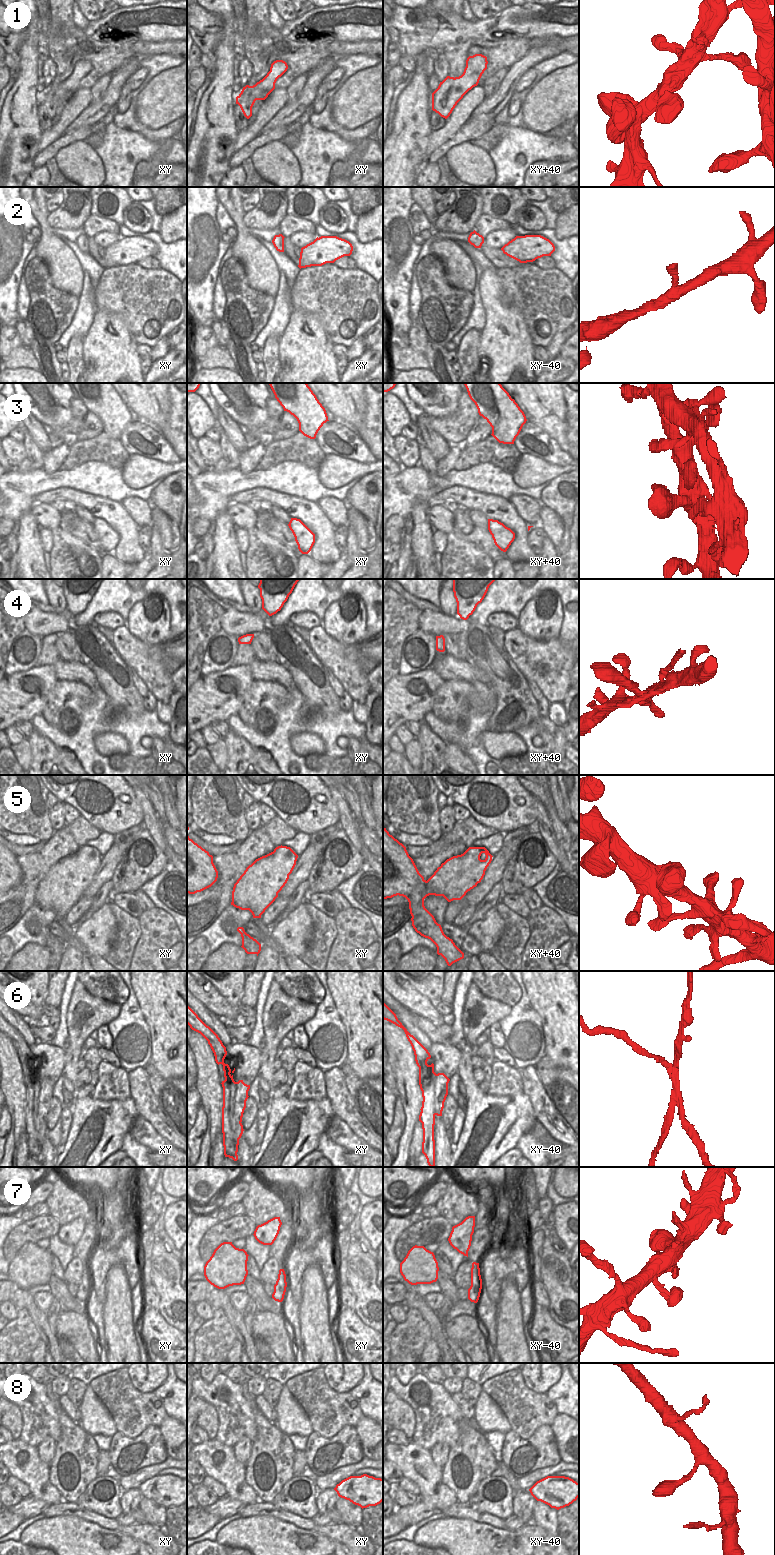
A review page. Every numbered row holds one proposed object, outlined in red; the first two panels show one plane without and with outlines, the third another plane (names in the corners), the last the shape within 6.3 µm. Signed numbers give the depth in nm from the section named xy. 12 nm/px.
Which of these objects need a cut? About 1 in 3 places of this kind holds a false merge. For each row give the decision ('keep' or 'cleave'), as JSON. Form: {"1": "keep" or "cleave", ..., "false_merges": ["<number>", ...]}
{"1": "keep", "2": "keep", "3": "keep", "4": "keep", "5": "keep", "6": "cleave", "7": "keep", "8": "keep", "false_merges": ["6"]}

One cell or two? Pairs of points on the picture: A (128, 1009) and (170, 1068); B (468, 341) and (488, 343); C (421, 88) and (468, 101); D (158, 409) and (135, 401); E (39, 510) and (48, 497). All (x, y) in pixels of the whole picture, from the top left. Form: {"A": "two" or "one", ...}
{"A": "two", "B": "two", "C": "two", "D": "one", "E": "two"}

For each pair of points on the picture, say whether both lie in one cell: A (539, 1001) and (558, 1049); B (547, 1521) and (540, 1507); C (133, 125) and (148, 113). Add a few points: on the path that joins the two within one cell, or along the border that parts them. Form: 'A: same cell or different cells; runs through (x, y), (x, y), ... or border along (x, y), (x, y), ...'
A: same cell; runs through (551, 1013), (558, 1020), (558, 1037)
B: same cell; runs through (545, 1518), (541, 1510)
C: different cells; border along (138, 96), (136, 117), (148, 127), (159, 129)

